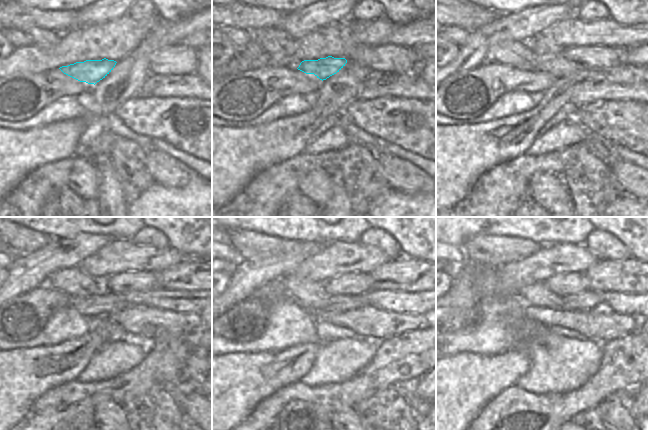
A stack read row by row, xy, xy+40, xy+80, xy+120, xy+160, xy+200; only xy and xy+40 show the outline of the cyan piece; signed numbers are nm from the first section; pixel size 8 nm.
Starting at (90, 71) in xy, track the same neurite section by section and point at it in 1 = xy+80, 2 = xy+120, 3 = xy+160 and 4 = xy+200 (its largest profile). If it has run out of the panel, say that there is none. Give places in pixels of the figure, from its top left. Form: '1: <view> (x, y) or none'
1: xy+80 (558, 66)
2: xy+120 (174, 300)
3: xy+160 (402, 302)
4: xy+200 (639, 305)

